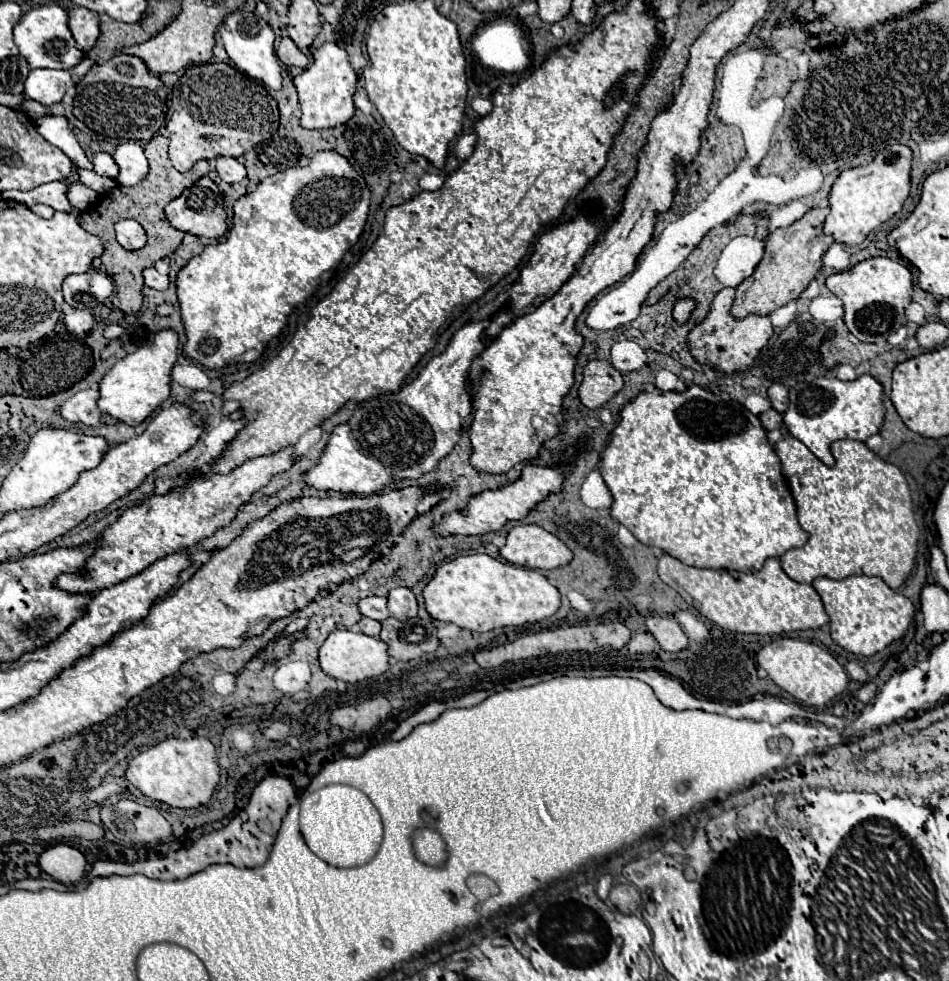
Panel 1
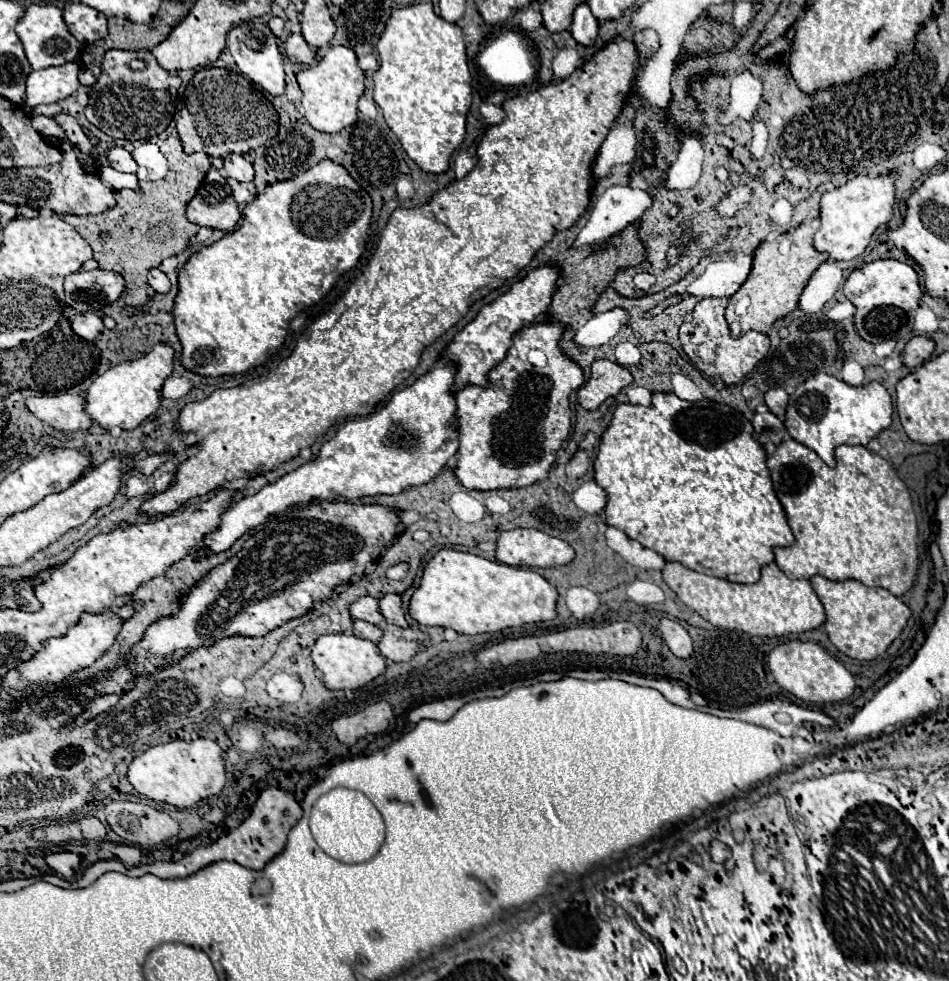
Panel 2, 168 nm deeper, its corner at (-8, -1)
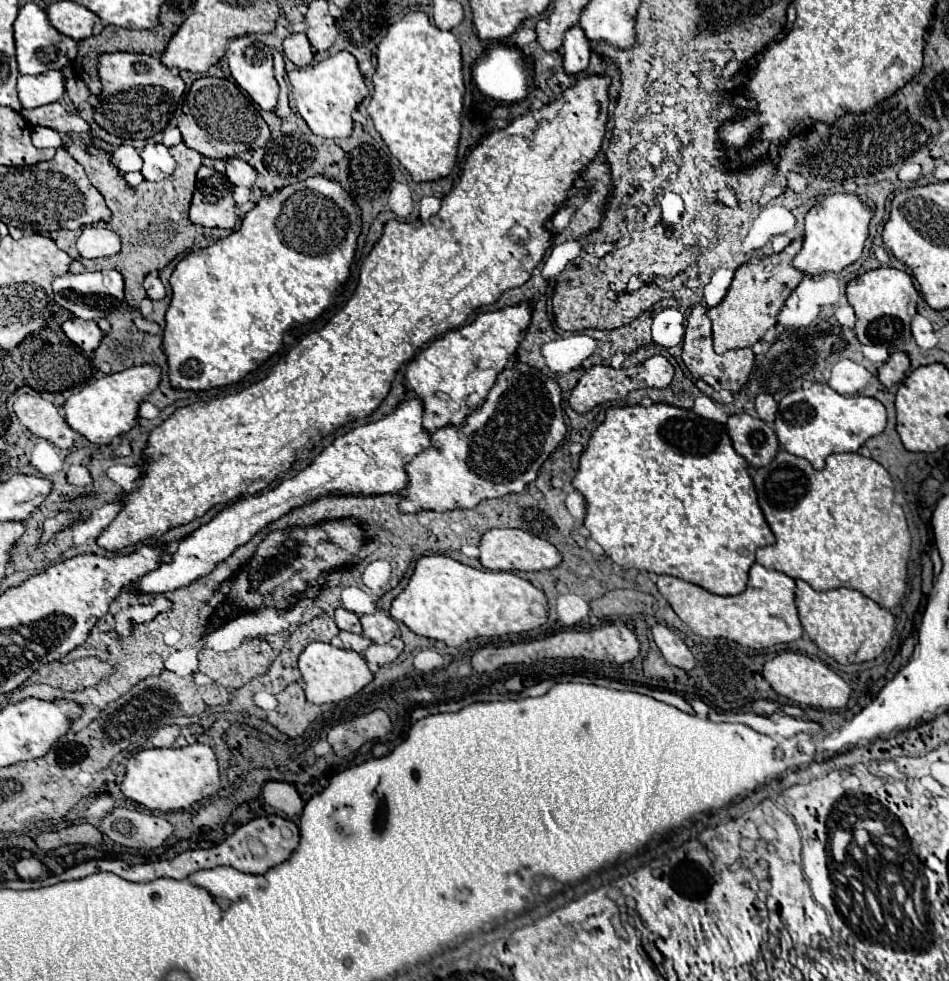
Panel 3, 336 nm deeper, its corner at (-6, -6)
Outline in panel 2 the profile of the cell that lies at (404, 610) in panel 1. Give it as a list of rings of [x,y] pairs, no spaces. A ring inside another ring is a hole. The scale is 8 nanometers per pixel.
[[[398,593],[384,595],[380,599],[380,611],[382,611],[382,615],[386,617],[388,623],[398,625],[398,627],[408,627],[406,613],[404,613],[404,607],[402,607],[402,595],[398,595]]]

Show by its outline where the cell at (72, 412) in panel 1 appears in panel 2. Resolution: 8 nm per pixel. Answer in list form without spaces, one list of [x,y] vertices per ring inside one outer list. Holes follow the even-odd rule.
[[[42,395],[26,401],[28,409],[48,425],[62,431],[86,431],[94,419],[84,411],[84,395]]]

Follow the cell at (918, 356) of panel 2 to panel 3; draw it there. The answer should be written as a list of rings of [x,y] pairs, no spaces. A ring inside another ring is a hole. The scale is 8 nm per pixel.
[[[894,352],[876,372],[876,378],[884,386],[900,384],[906,376],[906,370],[910,368],[910,358],[904,352]]]

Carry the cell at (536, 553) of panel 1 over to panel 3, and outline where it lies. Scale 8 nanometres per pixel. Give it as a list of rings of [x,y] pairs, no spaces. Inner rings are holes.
[[[492,528],[482,534],[480,544],[480,564],[488,570],[506,570],[506,572],[528,572],[528,570],[548,570],[562,562],[560,552],[546,540],[532,536],[524,530],[510,530],[510,528]]]

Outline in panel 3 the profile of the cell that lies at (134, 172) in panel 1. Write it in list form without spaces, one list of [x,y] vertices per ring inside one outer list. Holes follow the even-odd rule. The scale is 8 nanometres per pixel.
[[[146,144],[142,150],[142,160],[142,174],[146,180],[164,180],[174,172],[174,158],[164,144]]]

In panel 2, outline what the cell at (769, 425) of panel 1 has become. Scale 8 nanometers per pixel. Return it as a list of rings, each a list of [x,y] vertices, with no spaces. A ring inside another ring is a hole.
[[[756,413],[754,419],[752,419],[752,425],[754,425],[754,437],[762,443],[762,445],[768,445],[768,443],[782,443],[784,435],[786,435],[786,427],[784,423],[774,415],[774,413]]]

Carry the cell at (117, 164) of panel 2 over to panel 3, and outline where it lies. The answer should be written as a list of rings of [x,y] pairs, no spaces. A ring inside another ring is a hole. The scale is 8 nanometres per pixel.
[[[122,144],[112,152],[112,162],[116,164],[116,168],[124,174],[124,172],[136,172],[142,168],[142,158],[138,154],[138,150],[134,146]]]

